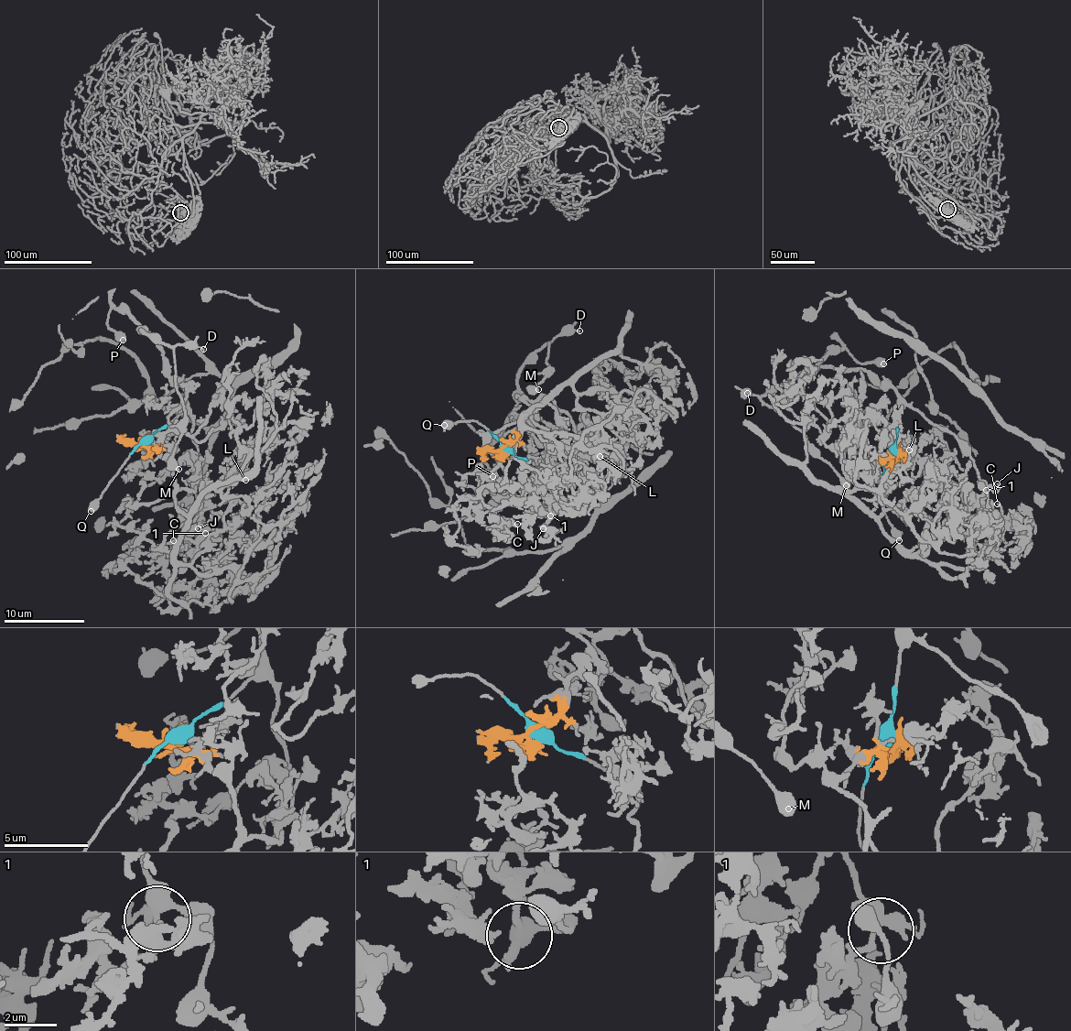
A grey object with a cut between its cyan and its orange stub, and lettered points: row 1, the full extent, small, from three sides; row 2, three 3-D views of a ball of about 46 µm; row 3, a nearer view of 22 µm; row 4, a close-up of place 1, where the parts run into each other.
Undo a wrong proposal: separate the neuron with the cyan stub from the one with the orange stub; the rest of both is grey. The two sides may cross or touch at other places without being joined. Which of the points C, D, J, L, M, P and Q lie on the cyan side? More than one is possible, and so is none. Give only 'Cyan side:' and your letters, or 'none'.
Cyan side: D, M, P, Q

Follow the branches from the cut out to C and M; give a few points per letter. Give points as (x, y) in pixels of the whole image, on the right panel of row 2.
C: (896, 453), (870, 475), (883, 487), (881, 526), (932, 564), (984, 566), (1006, 526), (997, 503)
M: (896, 453), (899, 394), (866, 372), (814, 366), (765, 393), (762, 402), (805, 437), (847, 486)

